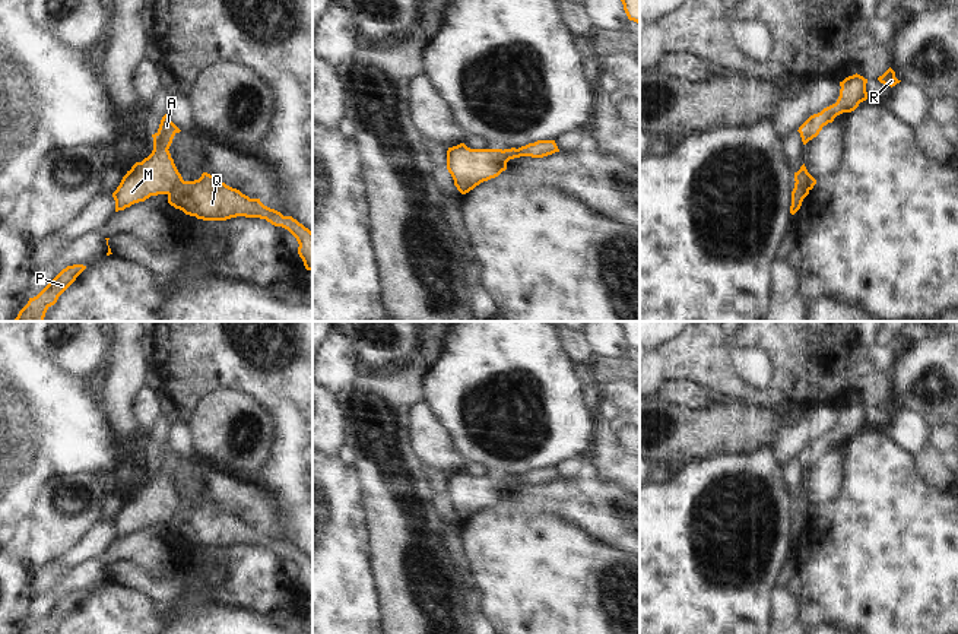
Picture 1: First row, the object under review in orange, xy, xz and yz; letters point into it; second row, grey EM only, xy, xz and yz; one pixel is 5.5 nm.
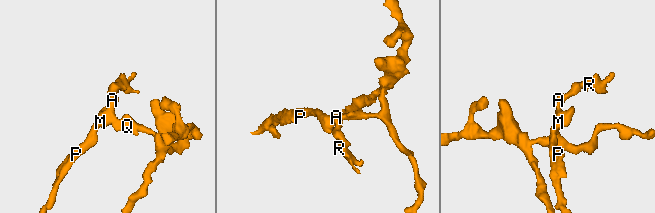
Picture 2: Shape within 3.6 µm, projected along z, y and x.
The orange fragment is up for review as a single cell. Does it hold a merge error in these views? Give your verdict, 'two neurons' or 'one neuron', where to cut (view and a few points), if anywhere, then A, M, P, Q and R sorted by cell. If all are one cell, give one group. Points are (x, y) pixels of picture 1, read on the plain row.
two neurons; cut in xy along (183, 507), (168, 522); A M P R / Q

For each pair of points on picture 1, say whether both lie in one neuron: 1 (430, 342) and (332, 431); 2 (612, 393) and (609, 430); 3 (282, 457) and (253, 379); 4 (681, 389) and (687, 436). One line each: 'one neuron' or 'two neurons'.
1: two neurons
2: one neuron
3: one neuron
4: two neurons

